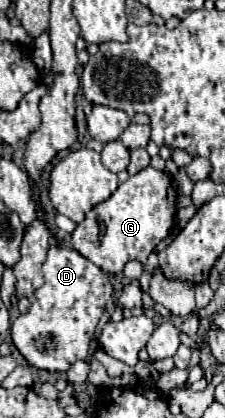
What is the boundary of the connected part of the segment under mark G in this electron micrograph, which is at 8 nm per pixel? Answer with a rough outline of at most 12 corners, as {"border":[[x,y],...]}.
{"border":[[149,165],[77,223],[67,245],[103,273],[147,261],[177,191]]}

